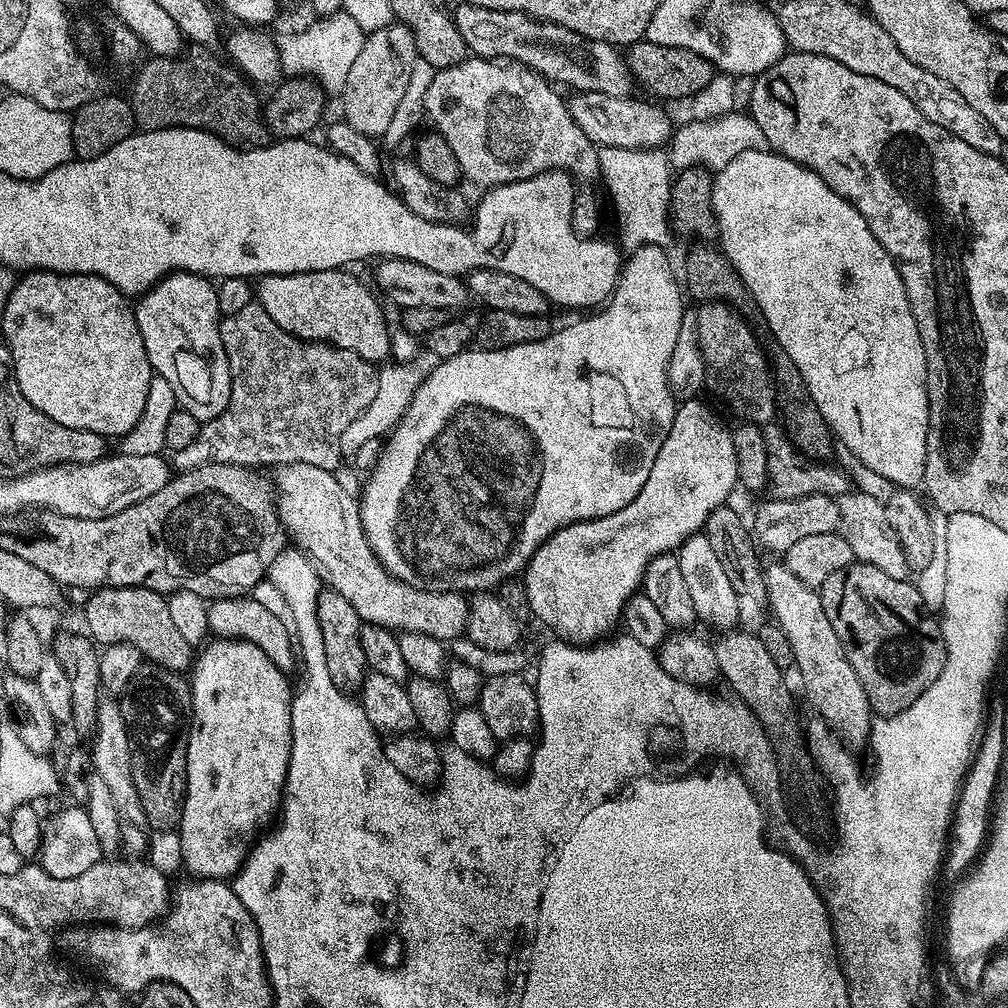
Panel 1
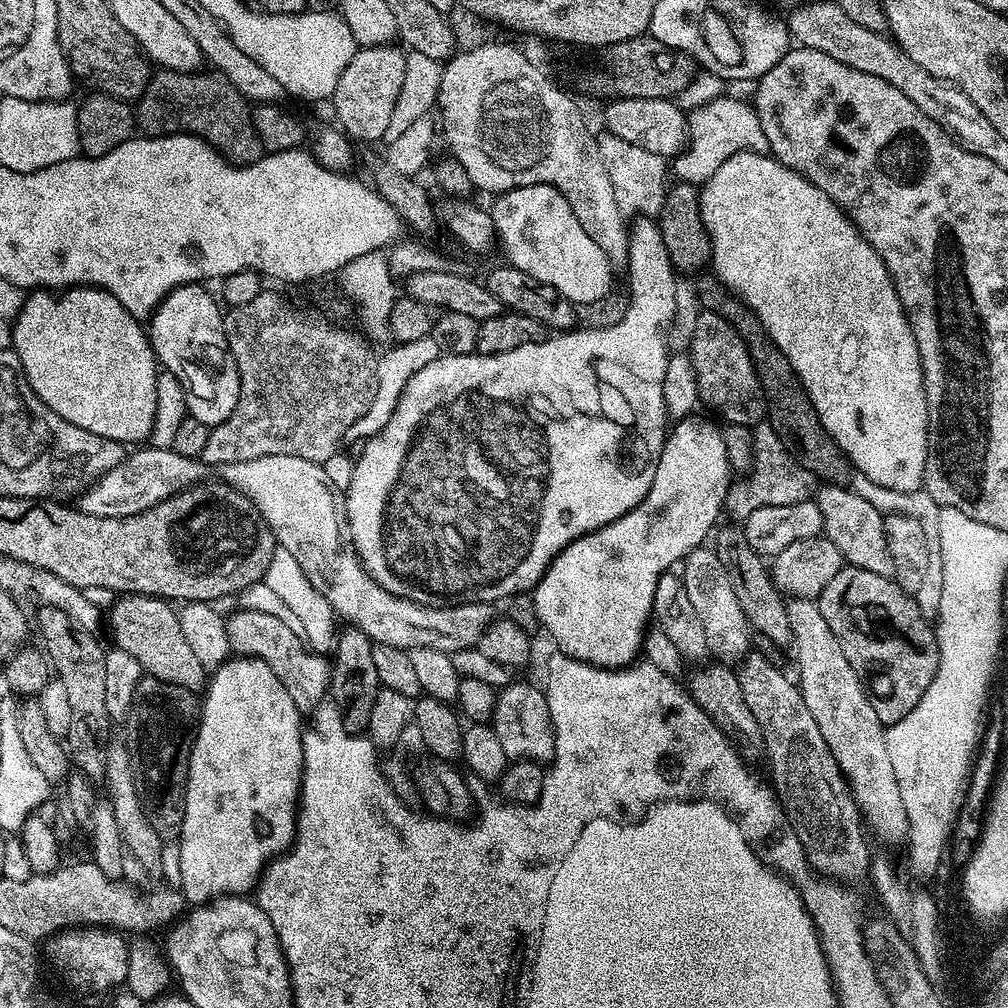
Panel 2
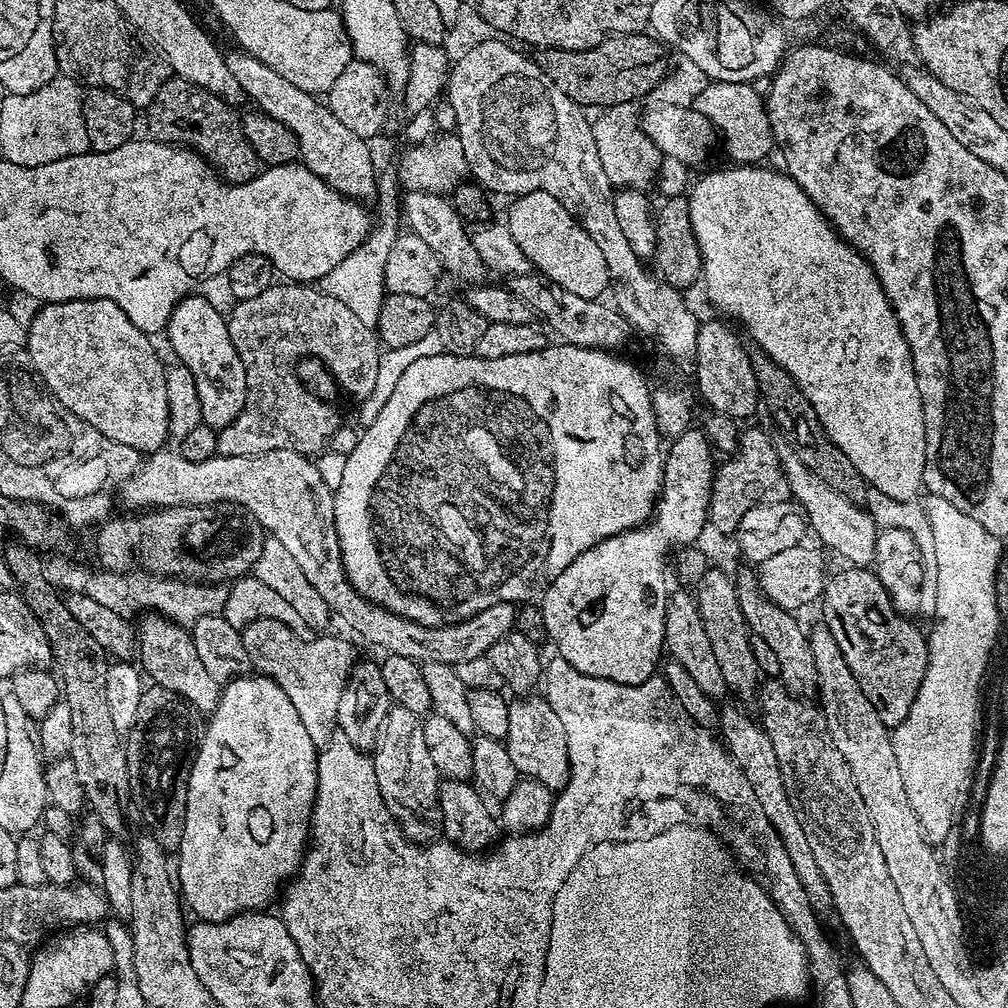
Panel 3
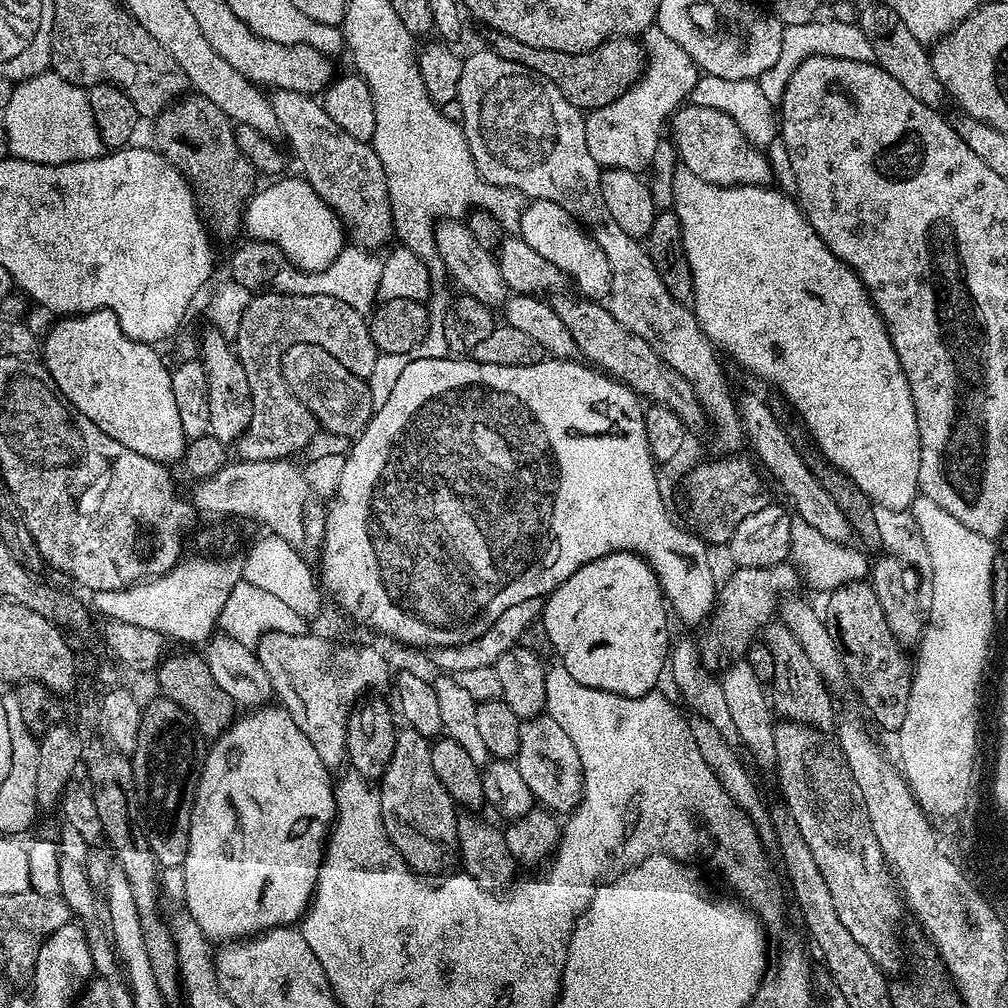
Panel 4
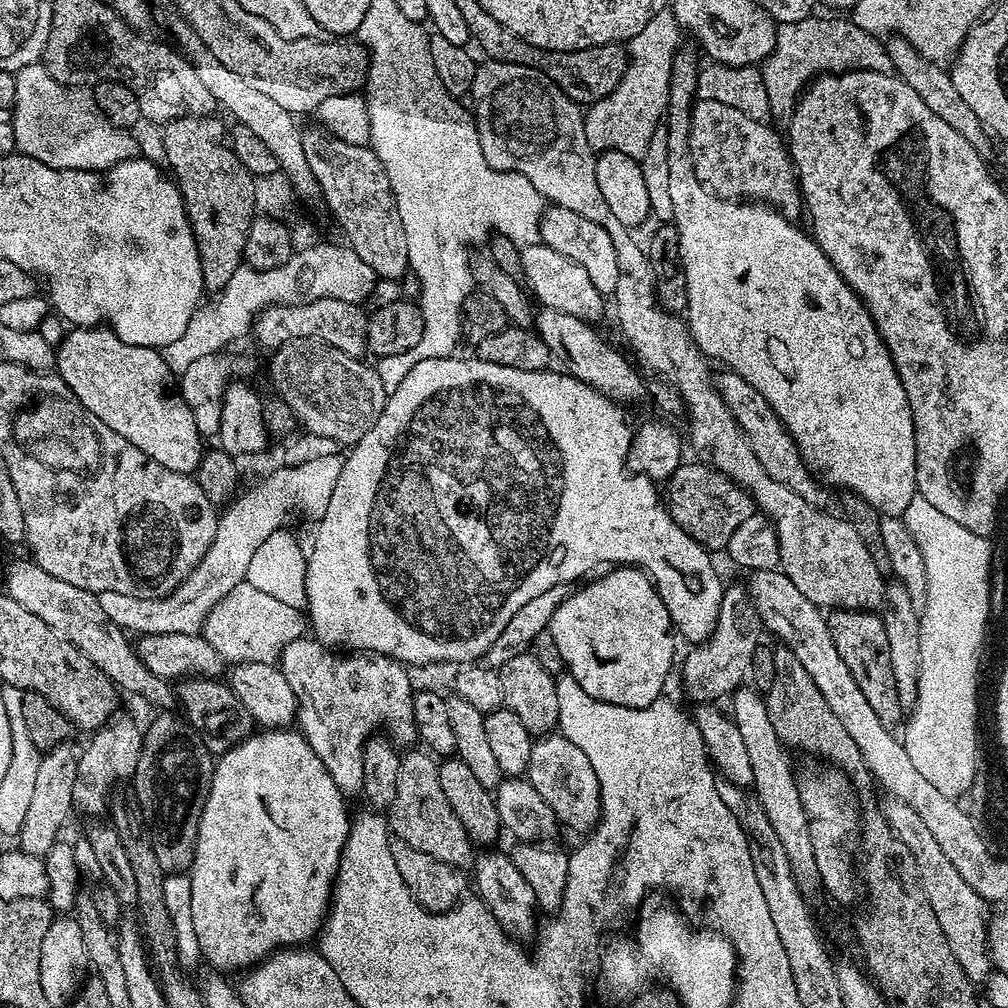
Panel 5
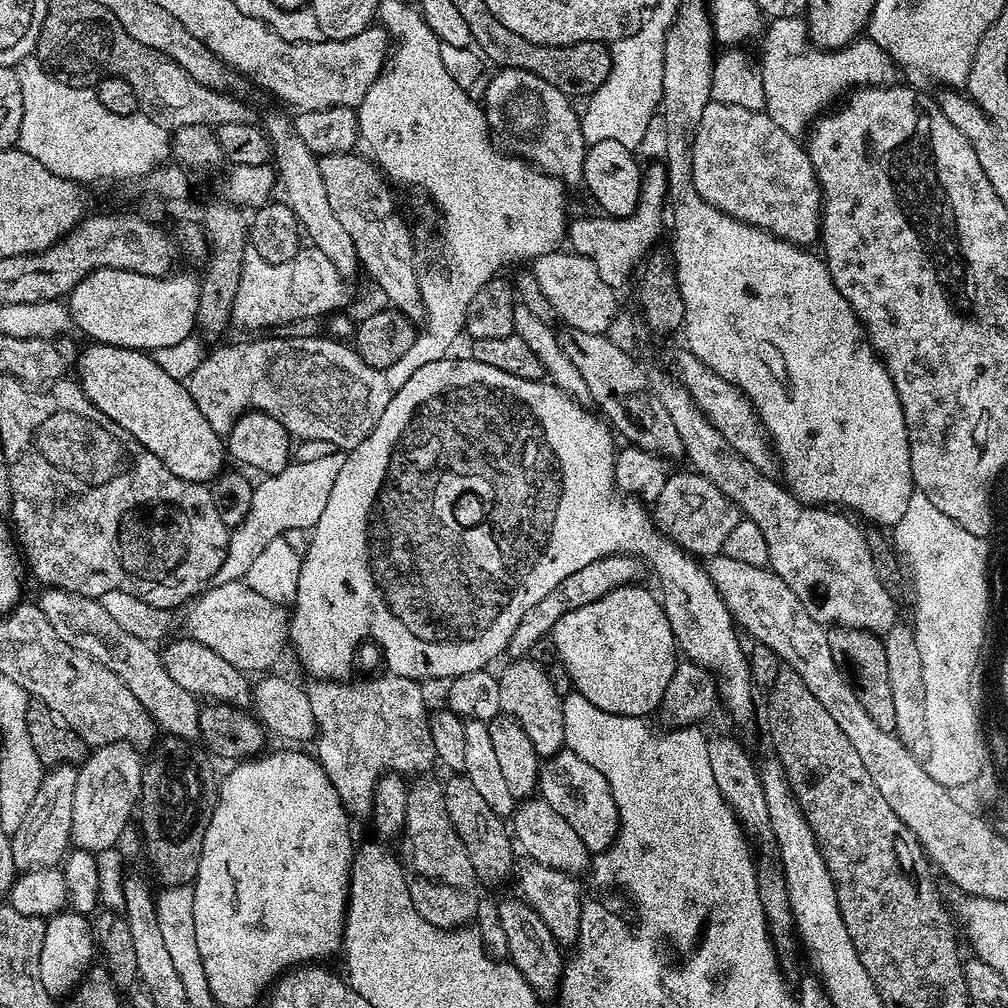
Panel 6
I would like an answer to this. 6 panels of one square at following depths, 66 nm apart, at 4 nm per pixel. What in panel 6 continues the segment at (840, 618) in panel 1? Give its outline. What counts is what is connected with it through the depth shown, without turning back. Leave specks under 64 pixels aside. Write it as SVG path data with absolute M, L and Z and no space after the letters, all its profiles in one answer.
M833 627L828 632L830 654L834 654L834 662L844 669L852 687L855 688L866 714L887 732L895 732L896 717L894 701L890 690L890 673L886 667L886 650L884 640L875 632L867 632L861 628Z

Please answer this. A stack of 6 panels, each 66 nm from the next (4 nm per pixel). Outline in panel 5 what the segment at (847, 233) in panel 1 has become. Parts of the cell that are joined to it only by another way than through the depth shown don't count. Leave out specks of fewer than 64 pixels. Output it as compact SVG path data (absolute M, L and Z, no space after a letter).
M681 50L676 53L672 63L672 73L670 74L670 94L668 95L668 111L666 113L666 125L668 127L667 135L667 167L669 173L669 185L671 193L671 205L674 206L674 216L672 223L676 225L678 234L678 246L680 247L680 261L684 267L684 276L686 282L686 294L688 295L688 308L686 311L686 323L688 332L692 335L694 343L700 347L705 357L713 361L721 360L723 367L729 372L736 372L778 414L778 418L788 429L792 441L800 451L800 456L804 460L805 466L809 472L824 475L823 483L825 485L833 484L839 490L847 490L866 498L870 506L874 506L885 517L903 517L906 506L918 493L916 490L916 447L914 446L914 418L910 414L910 402L906 402L906 390L902 390L902 382L898 378L898 370L894 366L891 354L886 350L866 306L850 290L850 286L838 274L838 270L826 258L826 254L812 239L807 231L804 232L793 221L787 220L779 212L759 203L737 202L734 200L724 200L721 196L715 196L713 192L702 186L694 174L694 162L690 154L690 126L692 125L692 110L694 101L697 99L696 83L698 82L701 65L696 65L695 51L687 52Z

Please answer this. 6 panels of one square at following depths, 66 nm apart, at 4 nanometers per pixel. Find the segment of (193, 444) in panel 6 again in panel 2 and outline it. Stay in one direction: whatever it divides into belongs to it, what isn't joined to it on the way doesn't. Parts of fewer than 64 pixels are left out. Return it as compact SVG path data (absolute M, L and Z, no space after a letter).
M73 286L59 295L52 290L29 291L12 324L11 351L18 354L20 371L34 394L66 422L125 446L139 445L151 437L156 417L156 354L145 325L135 320L130 310L106 289Z

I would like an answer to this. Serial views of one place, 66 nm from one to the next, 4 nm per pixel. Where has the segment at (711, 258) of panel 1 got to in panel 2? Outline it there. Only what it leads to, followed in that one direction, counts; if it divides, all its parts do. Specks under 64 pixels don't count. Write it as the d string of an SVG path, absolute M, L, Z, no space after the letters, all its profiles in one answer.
M704 275L698 278L701 278L698 282L698 298L702 304L700 306L707 311L716 312L731 325L735 333L742 338L742 342L746 342L746 350L754 362L758 382L764 391L764 401L768 404L767 423L779 434L792 456L810 474L816 476L817 481L828 486L847 485L854 469L844 451L834 442L834 438L830 438L826 426L822 426L822 418L818 418L818 410L814 410L806 390L800 385L794 366L790 366L786 356L774 346L757 315L728 292L715 275Z

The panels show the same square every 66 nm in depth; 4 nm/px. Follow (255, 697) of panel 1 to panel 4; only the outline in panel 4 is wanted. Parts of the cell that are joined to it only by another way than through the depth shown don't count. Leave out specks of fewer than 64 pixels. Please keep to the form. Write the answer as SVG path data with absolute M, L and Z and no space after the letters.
M261 706L248 711L232 721L222 735L215 737L212 749L202 760L200 781L196 787L194 810L190 818L190 846L186 850L186 858L182 865L185 872L185 894L182 904L190 913L202 934L209 941L224 940L220 942L239 942L251 938L262 932L269 932L271 928L287 928L295 925L308 910L312 902L312 895L316 893L318 870L324 861L324 850L330 825L336 819L336 793L334 791L334 776L318 758L318 750L310 743L310 738L298 730L294 718L282 706Z

